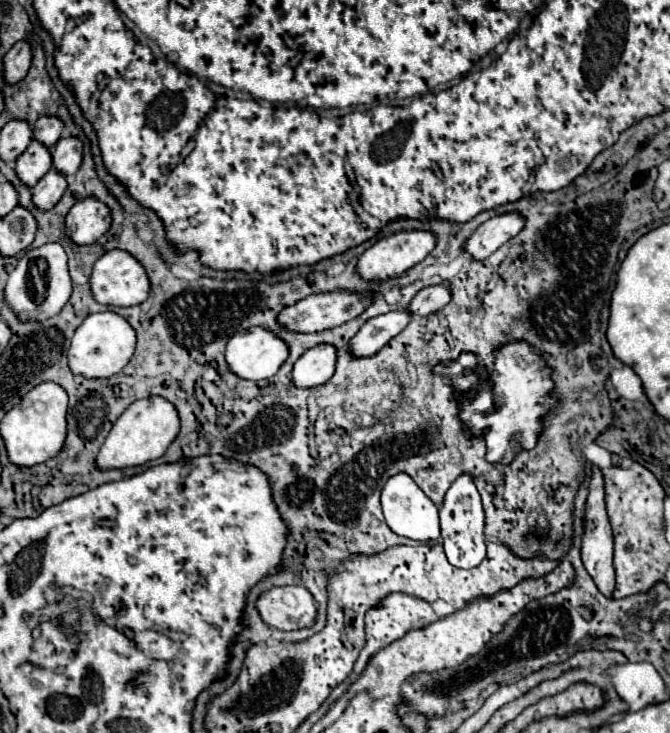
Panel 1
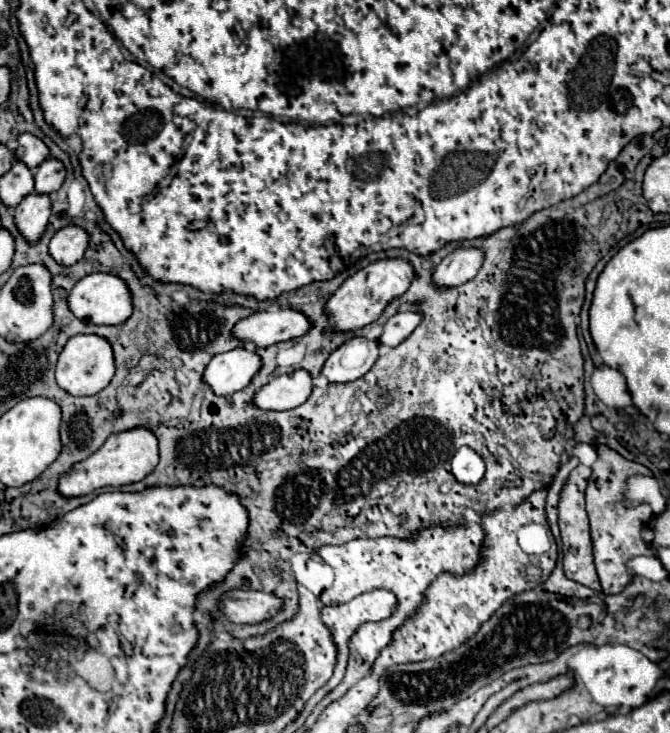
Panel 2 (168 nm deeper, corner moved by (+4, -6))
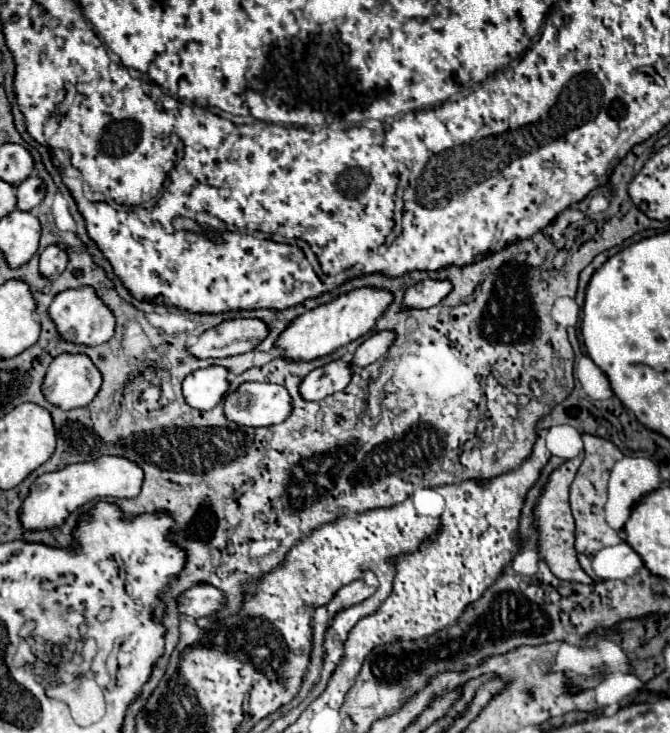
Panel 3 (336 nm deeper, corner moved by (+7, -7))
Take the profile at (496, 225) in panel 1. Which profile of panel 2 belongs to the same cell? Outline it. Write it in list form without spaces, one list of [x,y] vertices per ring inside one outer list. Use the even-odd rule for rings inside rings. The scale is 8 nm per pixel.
[[[457,248],[433,270],[431,282],[439,288],[455,288],[475,278],[481,268],[483,252],[479,248]]]

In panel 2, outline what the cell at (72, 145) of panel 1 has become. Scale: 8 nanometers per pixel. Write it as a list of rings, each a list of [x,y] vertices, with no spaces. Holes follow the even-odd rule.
[[[47,160],[39,170],[33,172],[35,178],[35,192],[37,194],[53,194],[61,188],[63,178],[65,178],[65,168],[59,160]]]

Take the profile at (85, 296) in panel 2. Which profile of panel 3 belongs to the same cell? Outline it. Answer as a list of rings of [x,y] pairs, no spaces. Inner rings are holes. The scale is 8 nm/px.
[[[78,287],[78,289],[68,289],[56,295],[56,299],[50,305],[50,315],[60,331],[60,335],[72,343],[82,343],[82,345],[100,345],[108,341],[114,335],[116,327],[116,317],[108,309],[108,305],[98,297],[94,287]]]

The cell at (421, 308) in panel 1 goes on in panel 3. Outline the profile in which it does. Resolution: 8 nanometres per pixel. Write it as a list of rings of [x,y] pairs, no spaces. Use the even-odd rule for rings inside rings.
[[[376,331],[372,333],[354,353],[354,359],[352,359],[352,365],[370,365],[374,363],[376,359],[380,359],[394,343],[396,339],[396,333],[394,331]]]

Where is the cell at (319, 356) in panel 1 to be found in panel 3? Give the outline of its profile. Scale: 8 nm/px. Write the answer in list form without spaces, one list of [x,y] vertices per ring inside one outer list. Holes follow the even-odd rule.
[[[242,383],[224,401],[230,421],[246,427],[282,423],[292,413],[292,397],[278,383]]]

